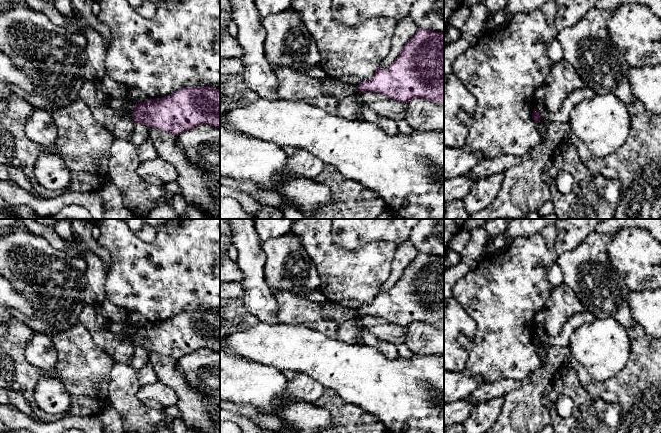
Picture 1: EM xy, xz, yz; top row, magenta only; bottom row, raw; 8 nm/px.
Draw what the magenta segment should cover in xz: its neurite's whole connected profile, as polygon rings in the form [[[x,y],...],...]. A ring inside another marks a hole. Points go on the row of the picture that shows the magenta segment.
[[[418,28],[416,34],[412,36],[403,46],[402,51],[396,58],[396,60],[388,67],[388,68],[381,68],[378,67],[373,75],[373,77],[367,81],[364,81],[360,83],[357,86],[357,89],[359,93],[369,91],[369,92],[376,92],[380,94],[384,94],[388,96],[391,99],[397,100],[402,103],[409,103],[413,99],[420,97],[427,99],[428,101],[431,101],[433,103],[444,103],[444,33],[443,32],[437,32],[434,30],[429,30],[429,29],[423,29],[423,28]]]

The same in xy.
[[[192,86],[158,99],[148,99],[136,103],[132,119],[136,124],[153,127],[177,136],[200,124],[220,128],[220,90],[211,86]]]

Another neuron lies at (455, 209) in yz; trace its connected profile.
[[[455,199],[444,205],[444,219],[469,219],[463,200]]]

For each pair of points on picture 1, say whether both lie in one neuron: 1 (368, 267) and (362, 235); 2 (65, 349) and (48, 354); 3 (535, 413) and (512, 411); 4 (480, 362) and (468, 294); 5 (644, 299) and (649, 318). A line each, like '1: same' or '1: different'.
1: different
2: different
3: same
4: same
5: same

